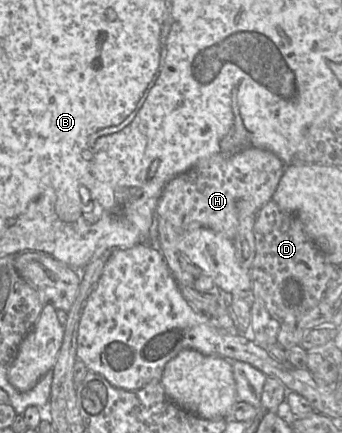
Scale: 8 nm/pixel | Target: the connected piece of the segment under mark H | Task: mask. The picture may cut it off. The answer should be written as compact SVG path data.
M246 148L204 158L165 184L155 204L153 244L161 251L177 283L193 286L202 272L176 248L176 235L203 227L233 241L239 226L239 208L250 204L257 216L263 206L272 200L284 170L285 164L271 151Z

